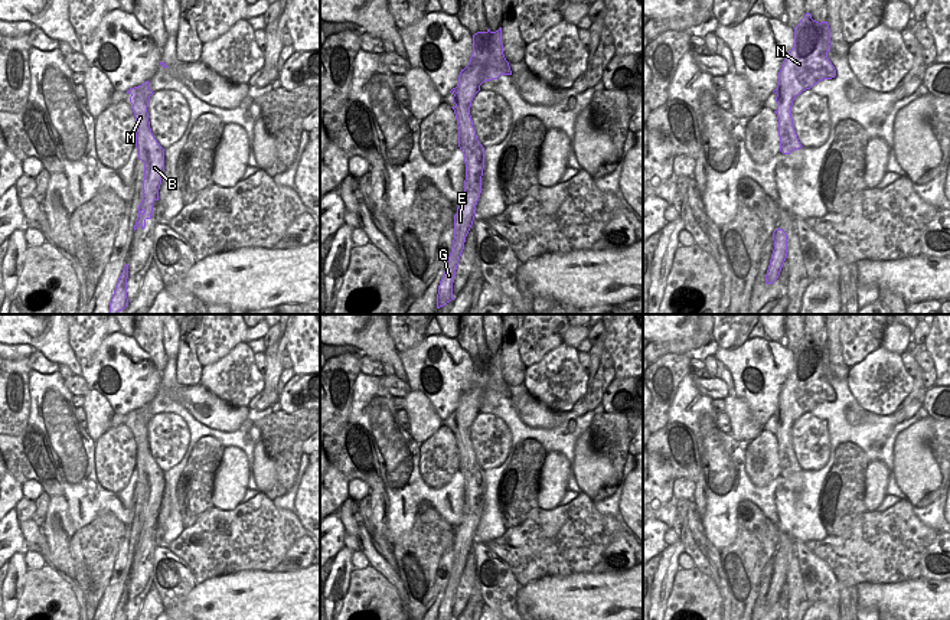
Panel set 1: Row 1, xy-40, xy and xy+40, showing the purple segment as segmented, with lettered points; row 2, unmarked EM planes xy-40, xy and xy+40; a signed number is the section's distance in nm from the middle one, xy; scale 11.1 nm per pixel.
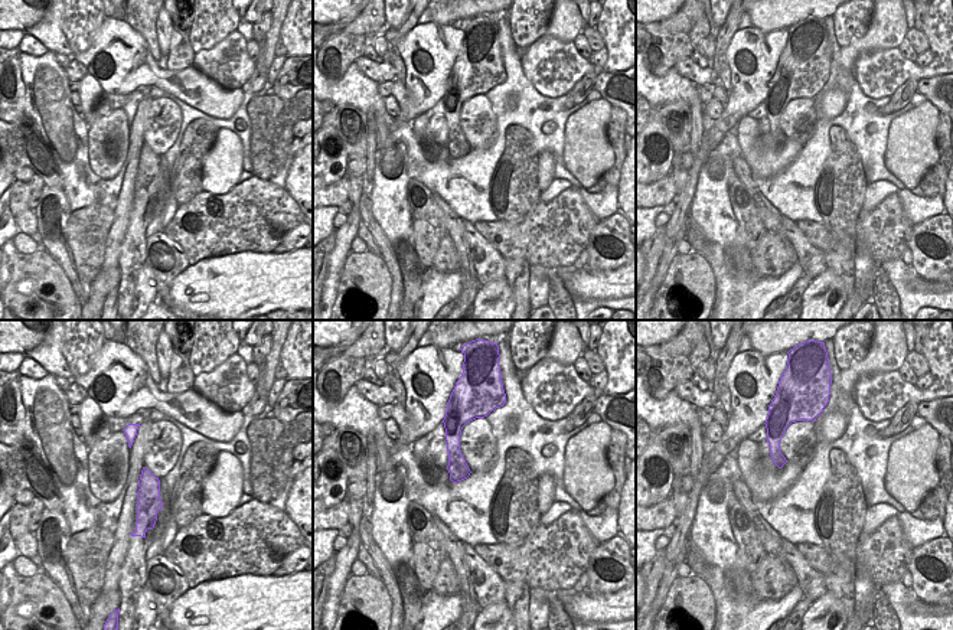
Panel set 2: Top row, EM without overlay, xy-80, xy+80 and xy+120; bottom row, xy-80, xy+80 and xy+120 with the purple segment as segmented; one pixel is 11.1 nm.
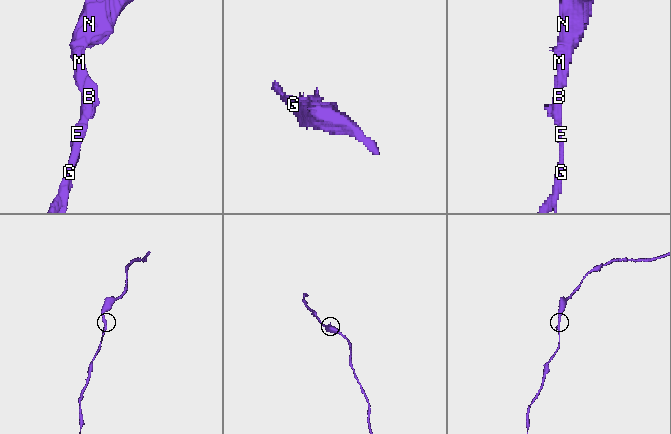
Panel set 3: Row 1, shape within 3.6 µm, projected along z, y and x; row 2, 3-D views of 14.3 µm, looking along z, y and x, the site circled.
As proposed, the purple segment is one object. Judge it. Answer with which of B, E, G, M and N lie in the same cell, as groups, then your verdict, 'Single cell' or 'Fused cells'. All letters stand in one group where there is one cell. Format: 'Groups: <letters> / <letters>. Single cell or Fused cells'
Groups: B E G M N. Single cell

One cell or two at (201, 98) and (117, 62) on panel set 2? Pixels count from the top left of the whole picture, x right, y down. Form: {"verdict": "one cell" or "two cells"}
{"verdict": "one cell"}

